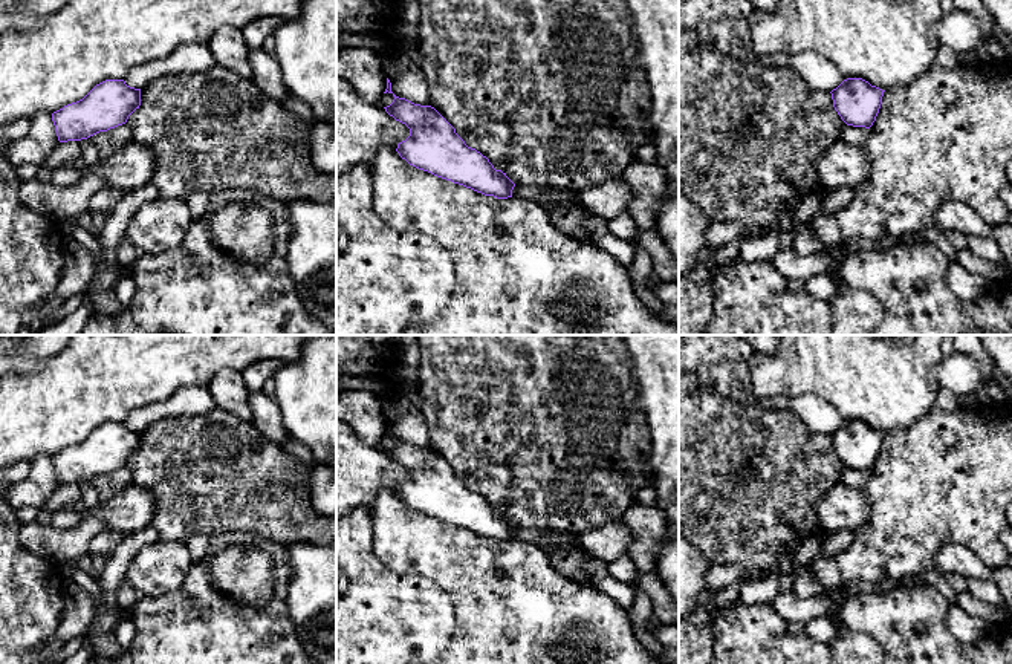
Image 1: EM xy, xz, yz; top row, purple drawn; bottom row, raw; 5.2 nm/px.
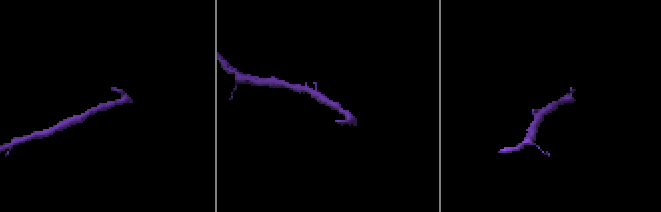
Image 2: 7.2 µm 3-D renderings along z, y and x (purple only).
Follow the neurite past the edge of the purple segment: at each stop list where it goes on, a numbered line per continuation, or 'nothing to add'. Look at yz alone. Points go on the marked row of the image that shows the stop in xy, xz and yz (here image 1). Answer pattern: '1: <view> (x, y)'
nothing to add

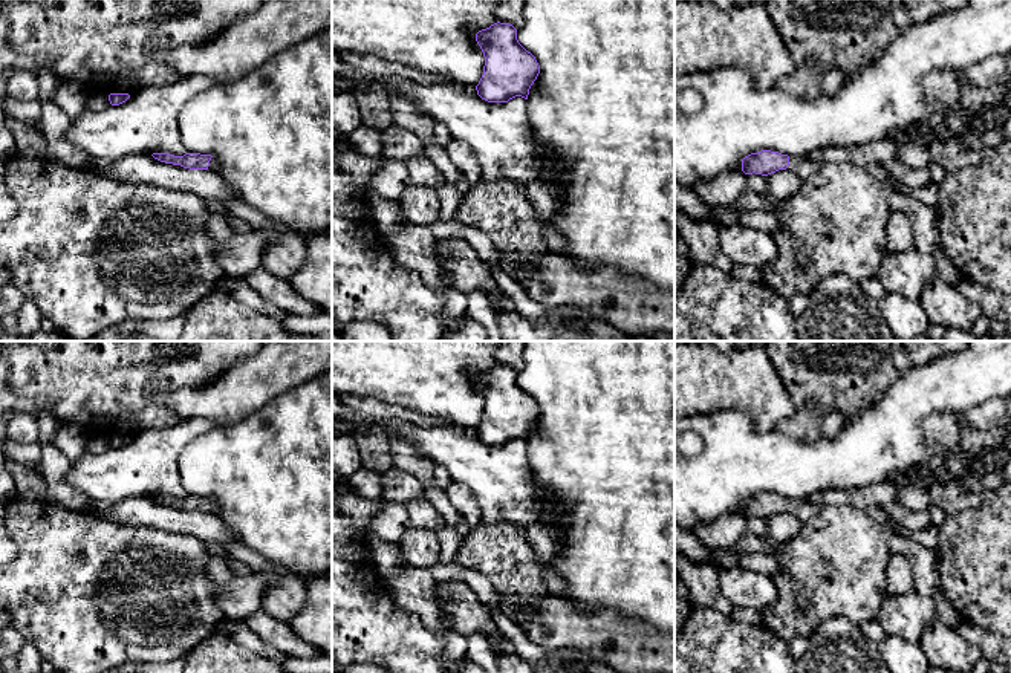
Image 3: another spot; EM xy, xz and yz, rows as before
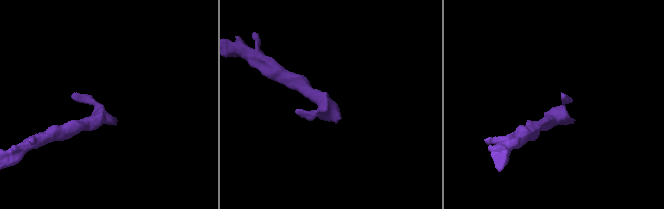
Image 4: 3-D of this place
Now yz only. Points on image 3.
1: yz (803, 167)

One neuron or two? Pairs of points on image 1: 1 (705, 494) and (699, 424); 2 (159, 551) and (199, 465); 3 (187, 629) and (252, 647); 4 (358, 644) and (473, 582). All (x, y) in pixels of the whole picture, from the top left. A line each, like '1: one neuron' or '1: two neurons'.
1: one neuron
2: two neurons
3: one neuron
4: two neurons

